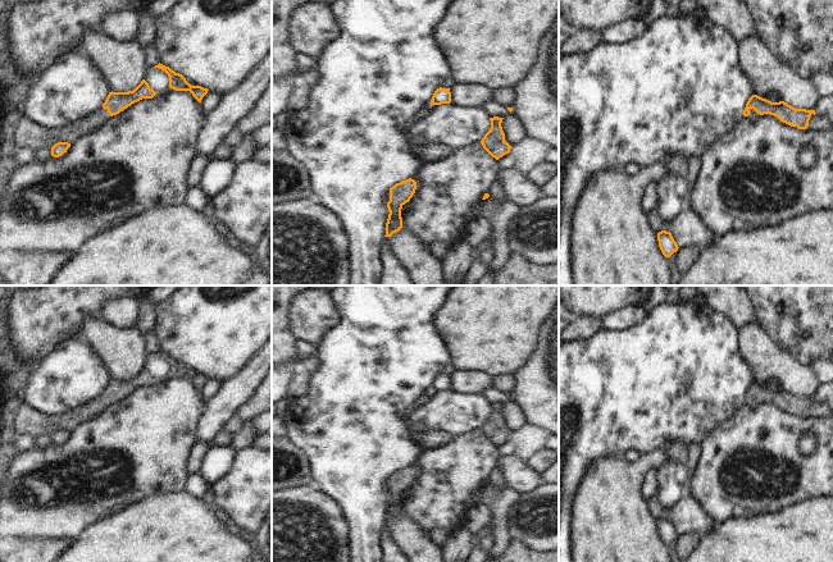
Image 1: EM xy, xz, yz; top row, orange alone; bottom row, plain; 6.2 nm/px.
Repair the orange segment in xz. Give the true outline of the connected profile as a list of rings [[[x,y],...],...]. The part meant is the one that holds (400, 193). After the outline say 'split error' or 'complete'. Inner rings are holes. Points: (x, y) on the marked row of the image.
[[[411,178],[396,183],[384,192],[383,200],[388,207],[388,219],[386,223],[386,236],[391,237],[402,228],[401,209],[410,201],[416,189],[416,182]]] | split error

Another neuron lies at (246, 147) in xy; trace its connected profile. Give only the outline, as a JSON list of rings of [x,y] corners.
[[[251,128],[247,133],[243,134],[242,140],[238,145],[233,147],[233,151],[231,154],[231,160],[237,165],[245,160],[252,159],[252,155],[258,146],[254,143],[251,138],[251,132],[254,128]]]

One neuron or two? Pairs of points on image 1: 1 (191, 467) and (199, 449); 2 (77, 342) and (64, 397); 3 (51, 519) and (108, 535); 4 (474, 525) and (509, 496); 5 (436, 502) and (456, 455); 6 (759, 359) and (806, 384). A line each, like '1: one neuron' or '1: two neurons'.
1: one neuron
2: one neuron
3: two neurons
4: two neurons
5: one neuron
6: one neuron

